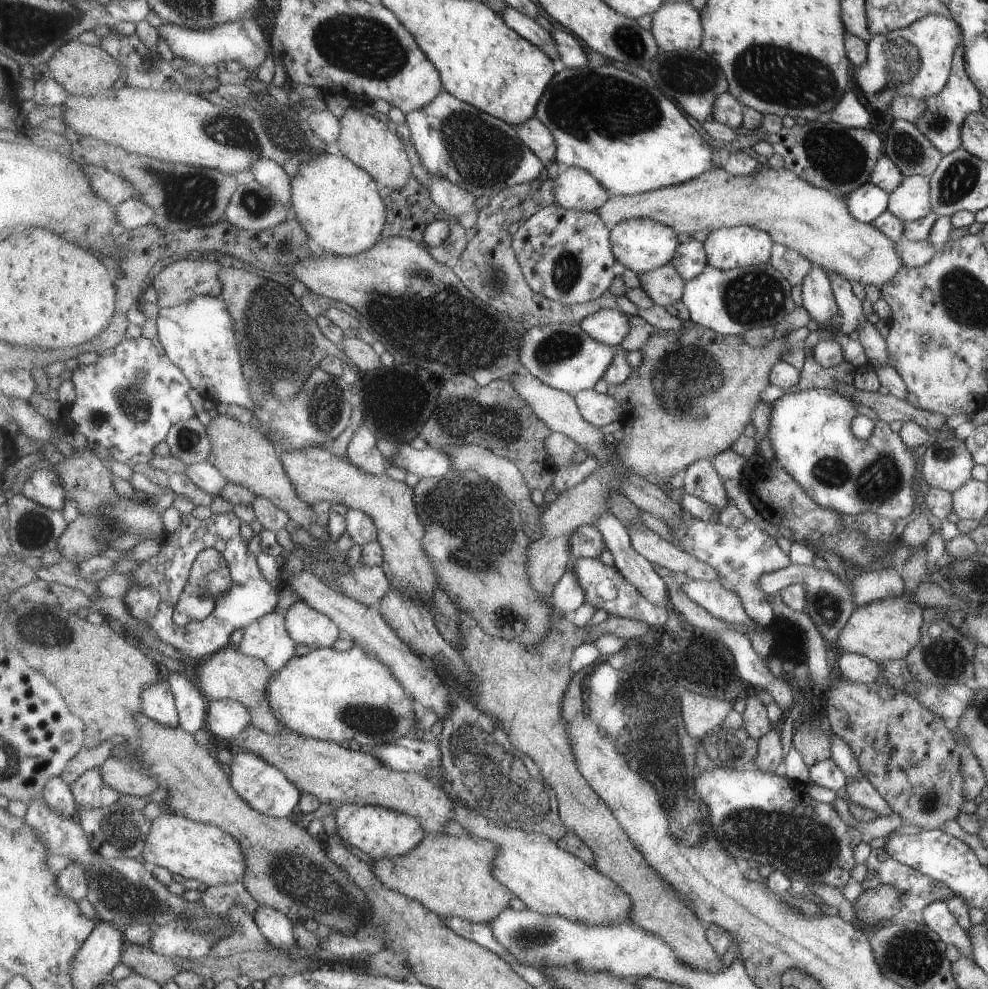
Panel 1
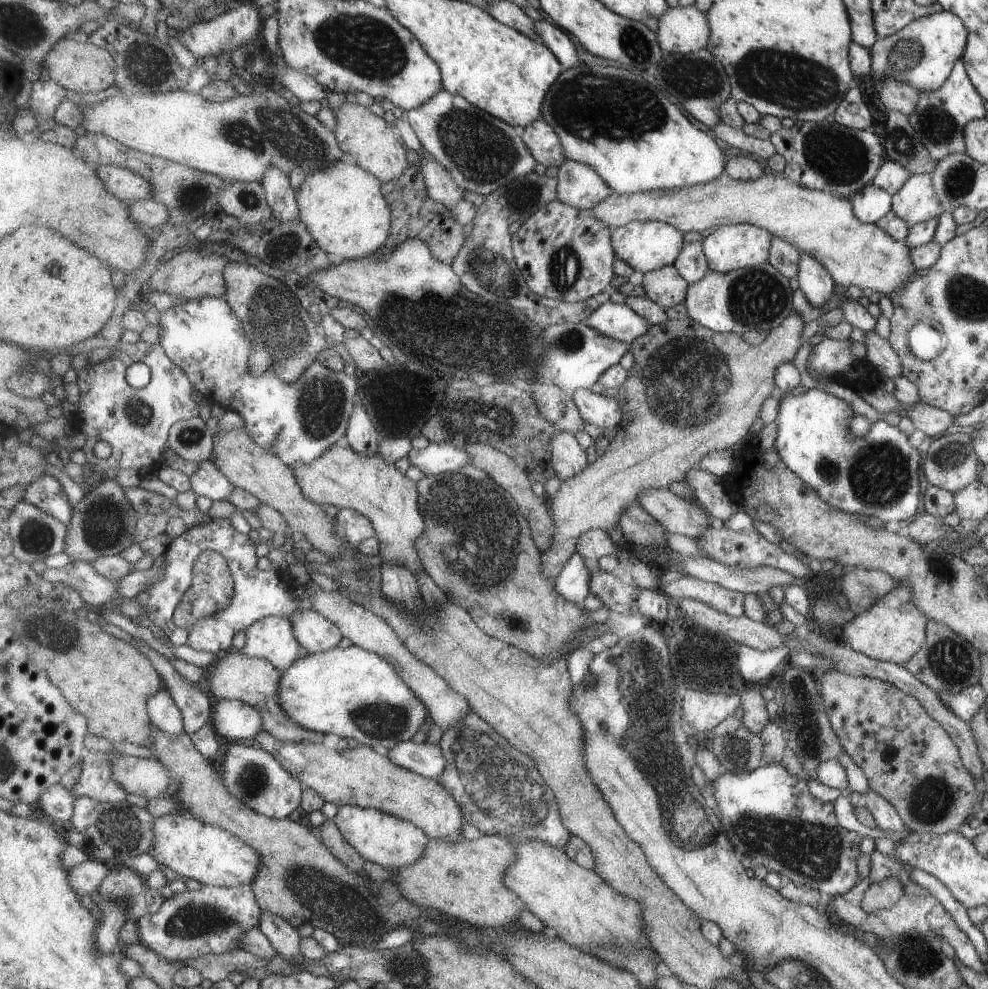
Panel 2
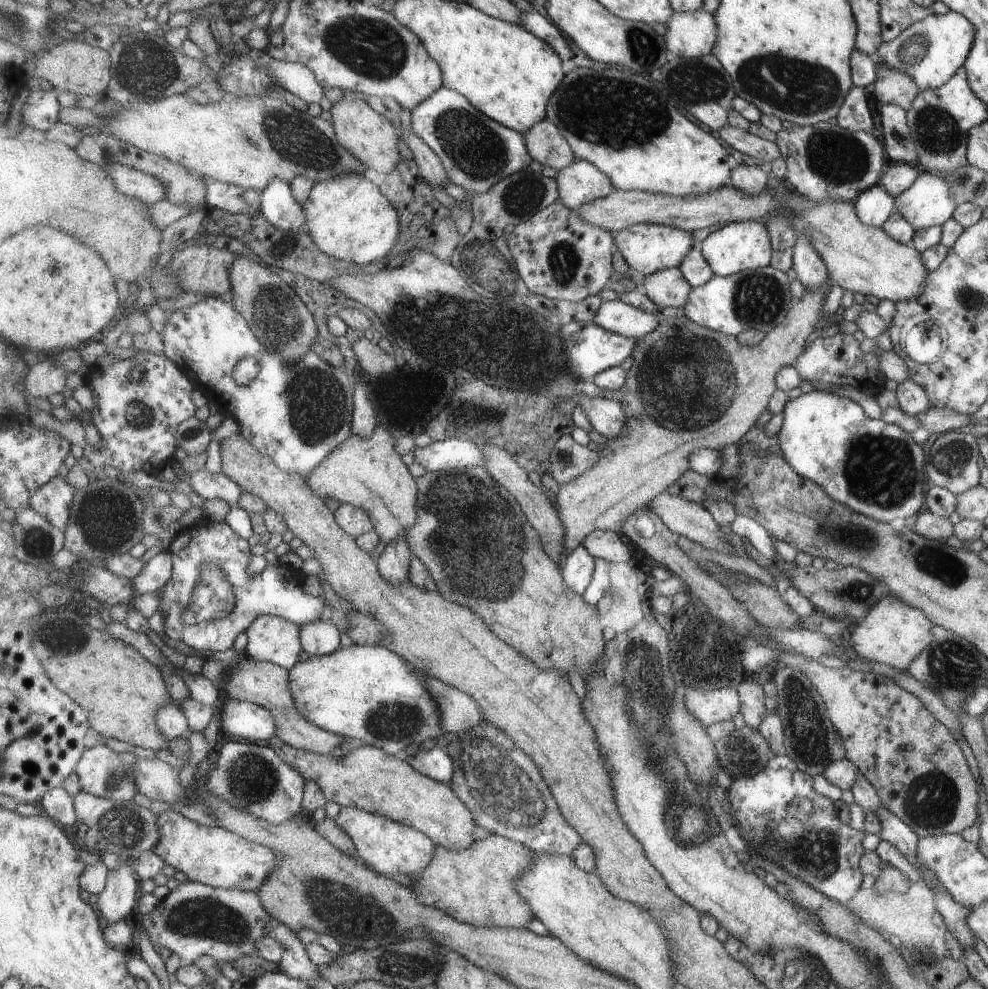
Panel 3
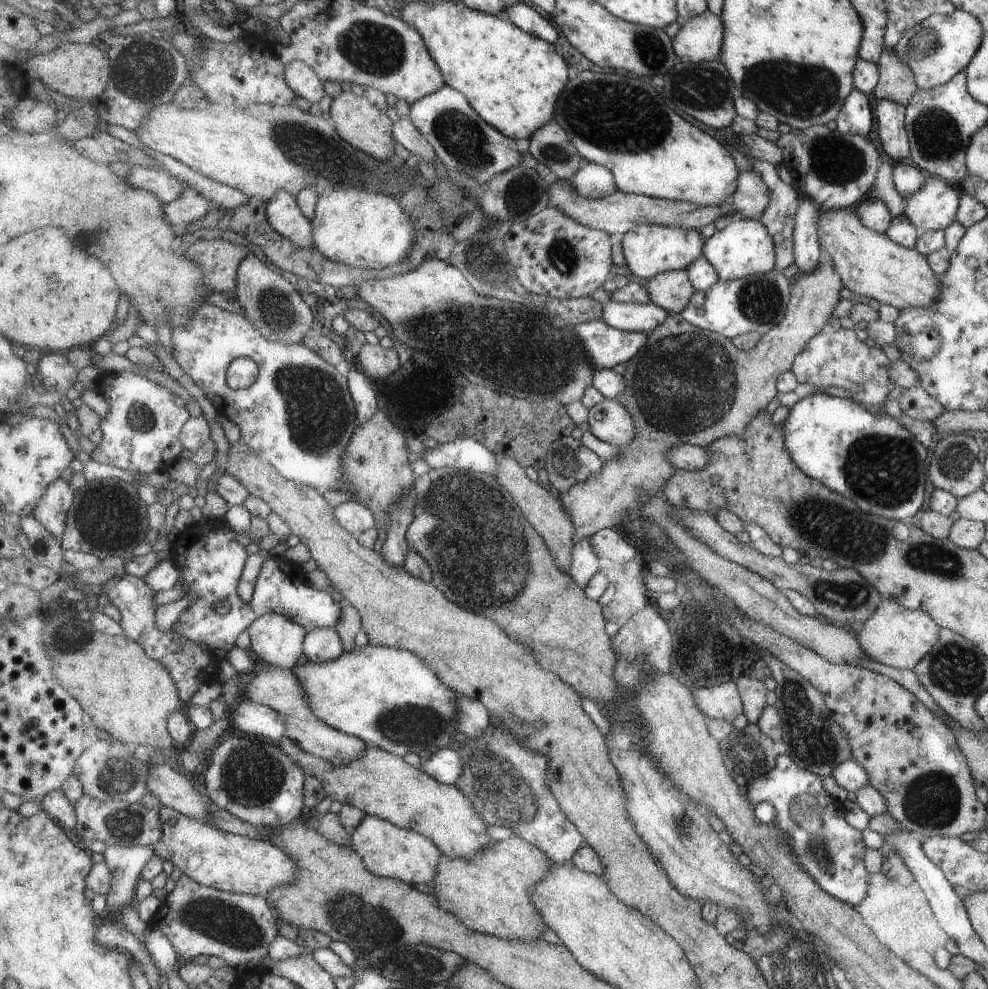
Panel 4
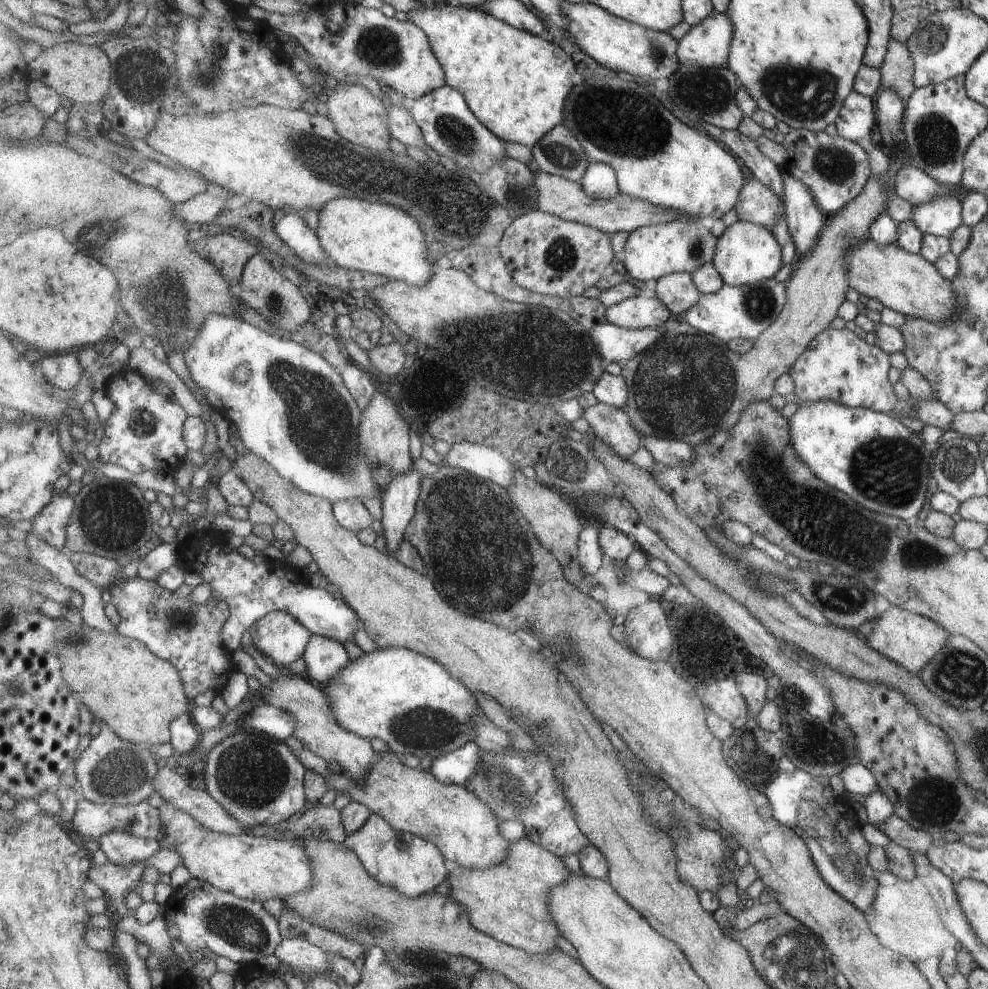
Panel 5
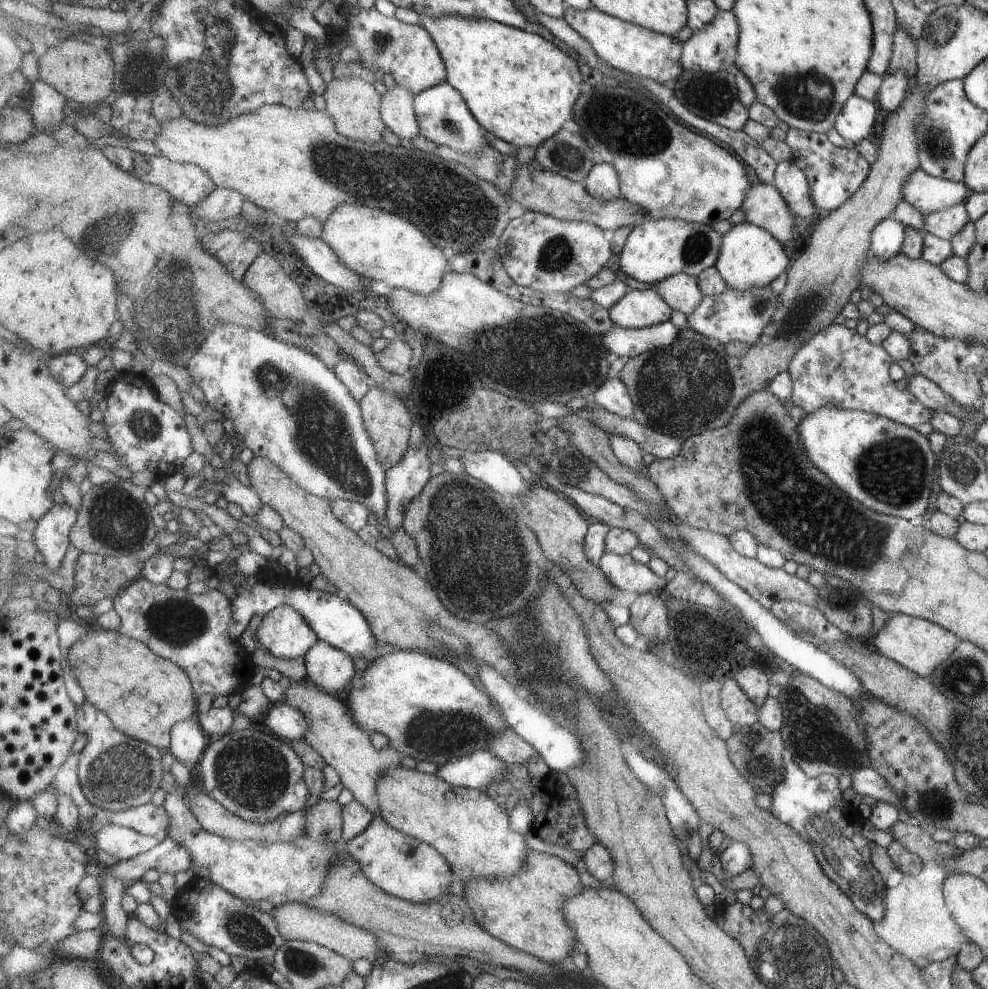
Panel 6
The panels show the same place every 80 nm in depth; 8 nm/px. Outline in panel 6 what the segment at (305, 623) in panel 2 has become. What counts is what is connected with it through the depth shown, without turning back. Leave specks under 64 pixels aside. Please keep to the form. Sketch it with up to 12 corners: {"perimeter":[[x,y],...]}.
{"perimeter":[[319,639],[305,659],[308,679],[346,698],[356,673],[348,652]]}

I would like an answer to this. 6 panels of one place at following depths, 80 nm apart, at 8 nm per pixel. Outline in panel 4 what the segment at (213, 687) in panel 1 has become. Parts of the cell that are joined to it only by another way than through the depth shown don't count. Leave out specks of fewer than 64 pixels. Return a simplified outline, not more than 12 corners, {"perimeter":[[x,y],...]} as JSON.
{"perimeter":[[255,666],[243,698],[279,711],[284,735],[325,759],[358,759],[364,740],[313,712],[299,677]]}

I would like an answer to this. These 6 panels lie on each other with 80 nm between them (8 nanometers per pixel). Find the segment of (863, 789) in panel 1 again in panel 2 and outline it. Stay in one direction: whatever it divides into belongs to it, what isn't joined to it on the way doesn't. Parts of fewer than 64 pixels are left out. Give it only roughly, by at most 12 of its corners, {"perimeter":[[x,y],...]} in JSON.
{"perimeter":[[869,789],[852,792],[852,808],[864,807],[894,844],[910,831],[895,808]]}

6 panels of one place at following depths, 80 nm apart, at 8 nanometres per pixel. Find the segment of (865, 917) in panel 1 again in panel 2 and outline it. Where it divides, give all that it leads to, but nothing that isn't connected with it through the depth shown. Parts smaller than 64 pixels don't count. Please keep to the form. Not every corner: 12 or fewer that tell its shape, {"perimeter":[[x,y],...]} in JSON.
{"perimeter":[[893,876],[871,884],[859,907],[873,915],[904,895]]}

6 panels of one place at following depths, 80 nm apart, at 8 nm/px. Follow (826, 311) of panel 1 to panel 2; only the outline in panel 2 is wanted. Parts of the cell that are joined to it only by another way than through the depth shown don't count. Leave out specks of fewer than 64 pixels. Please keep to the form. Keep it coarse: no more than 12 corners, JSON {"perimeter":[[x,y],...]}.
{"perimeter":[[799,251],[798,292],[823,308],[834,292],[819,260]]}

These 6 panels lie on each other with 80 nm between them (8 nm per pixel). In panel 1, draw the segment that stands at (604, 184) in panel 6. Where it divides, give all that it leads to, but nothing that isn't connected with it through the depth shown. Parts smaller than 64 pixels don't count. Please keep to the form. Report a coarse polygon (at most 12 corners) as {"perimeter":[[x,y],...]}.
{"perimeter":[[562,168],[556,203],[597,211],[613,197],[591,172]]}

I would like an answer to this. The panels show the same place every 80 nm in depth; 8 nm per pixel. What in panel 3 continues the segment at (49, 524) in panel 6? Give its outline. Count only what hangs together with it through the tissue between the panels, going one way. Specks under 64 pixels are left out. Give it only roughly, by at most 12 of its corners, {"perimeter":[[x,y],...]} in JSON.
{"perimeter":[[55,475],[30,504],[54,527],[68,527],[76,492]]}

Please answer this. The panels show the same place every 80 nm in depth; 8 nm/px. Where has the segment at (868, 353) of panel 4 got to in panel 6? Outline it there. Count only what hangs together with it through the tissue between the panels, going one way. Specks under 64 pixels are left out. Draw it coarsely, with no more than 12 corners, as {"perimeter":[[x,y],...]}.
{"perimeter":[[831,323],[793,355],[792,404],[915,429],[932,413],[889,355]]}

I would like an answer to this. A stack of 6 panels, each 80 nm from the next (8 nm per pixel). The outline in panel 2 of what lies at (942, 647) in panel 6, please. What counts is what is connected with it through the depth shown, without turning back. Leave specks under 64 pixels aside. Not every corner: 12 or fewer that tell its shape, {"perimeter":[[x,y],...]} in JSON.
{"perimeter":[[898,584],[853,616],[839,639],[904,666],[924,644],[927,618]]}

